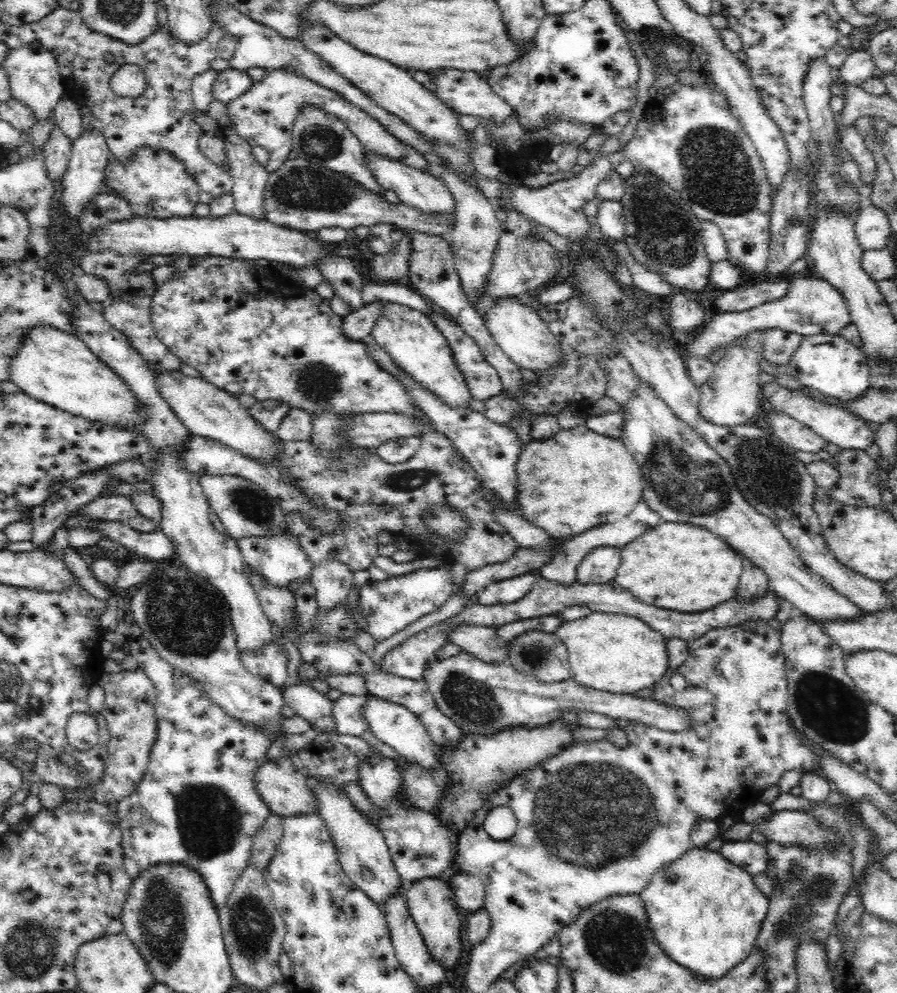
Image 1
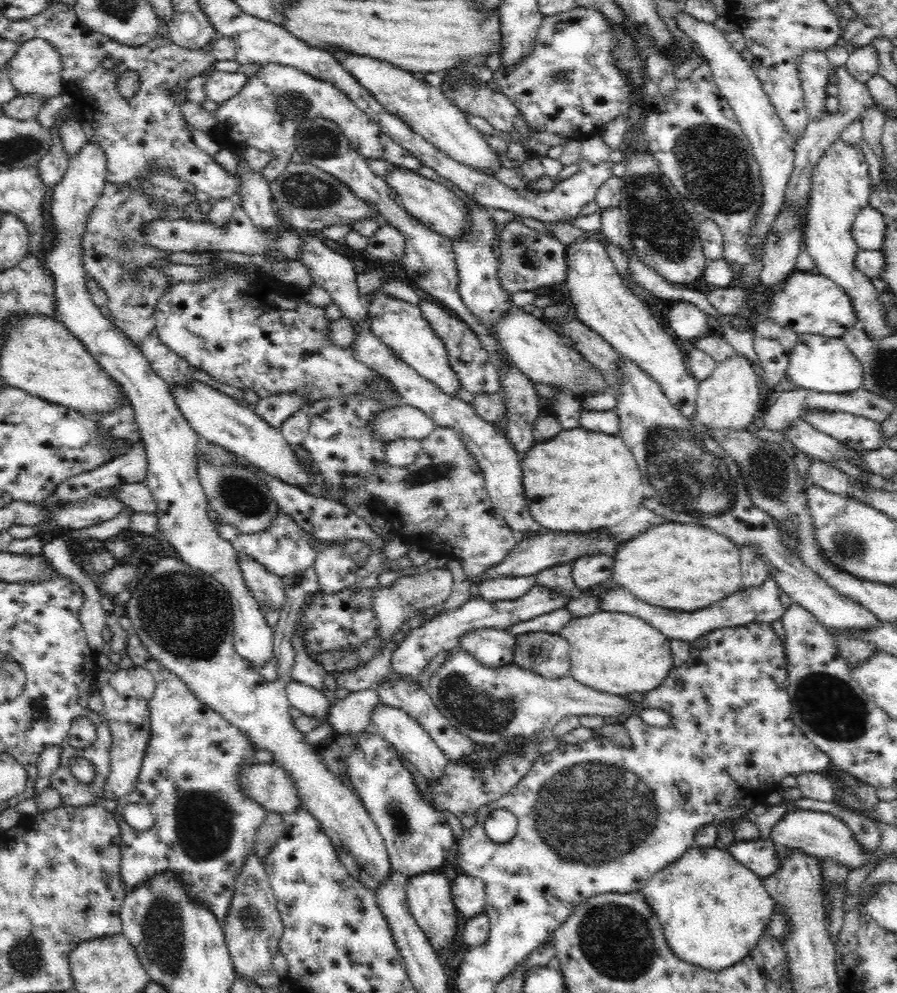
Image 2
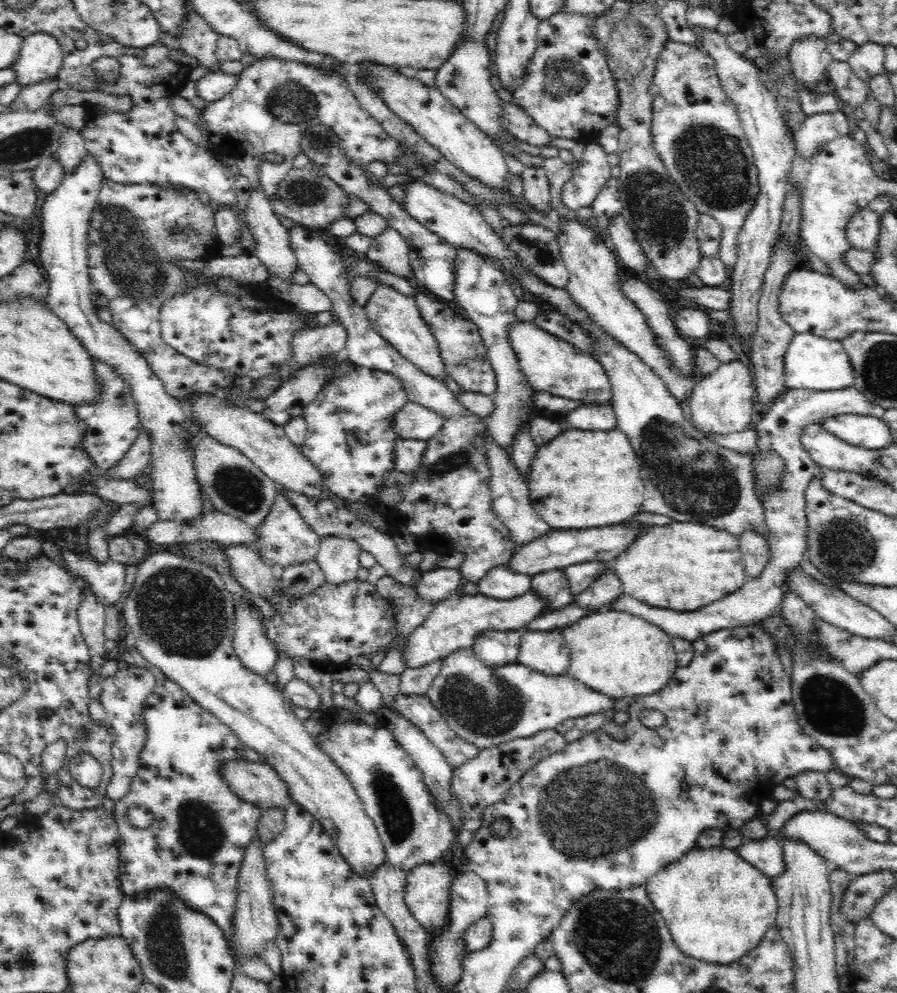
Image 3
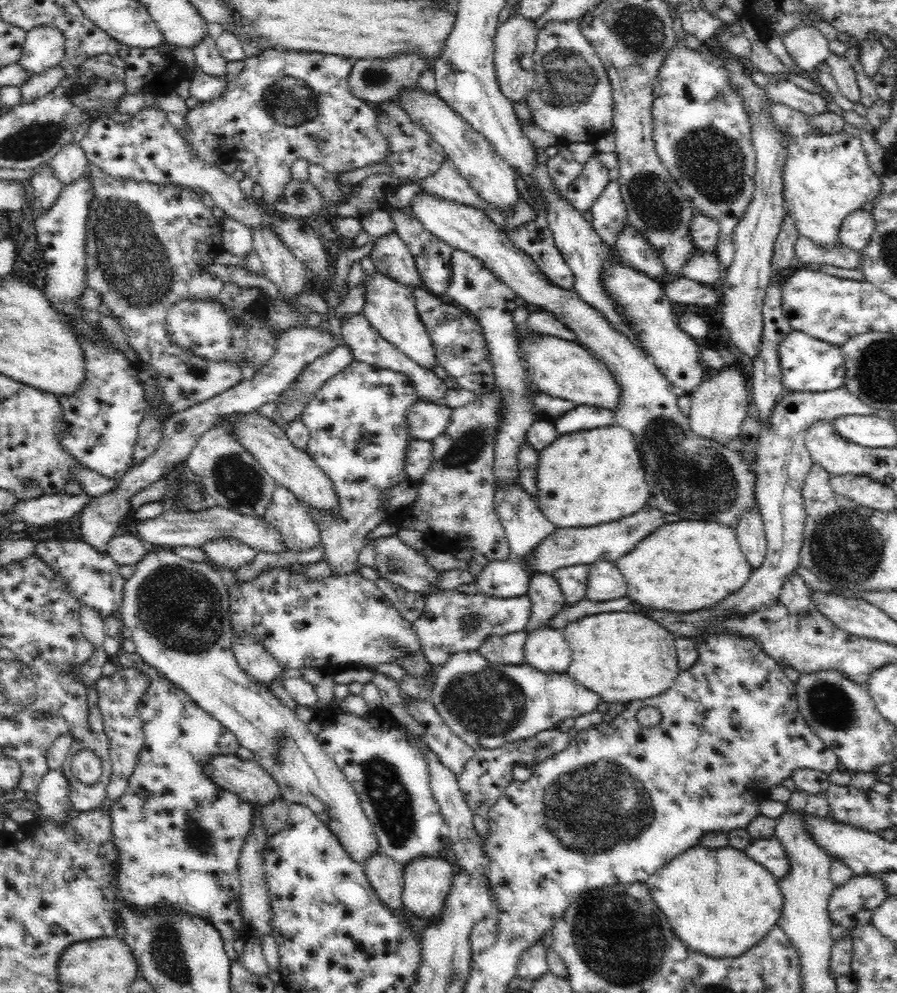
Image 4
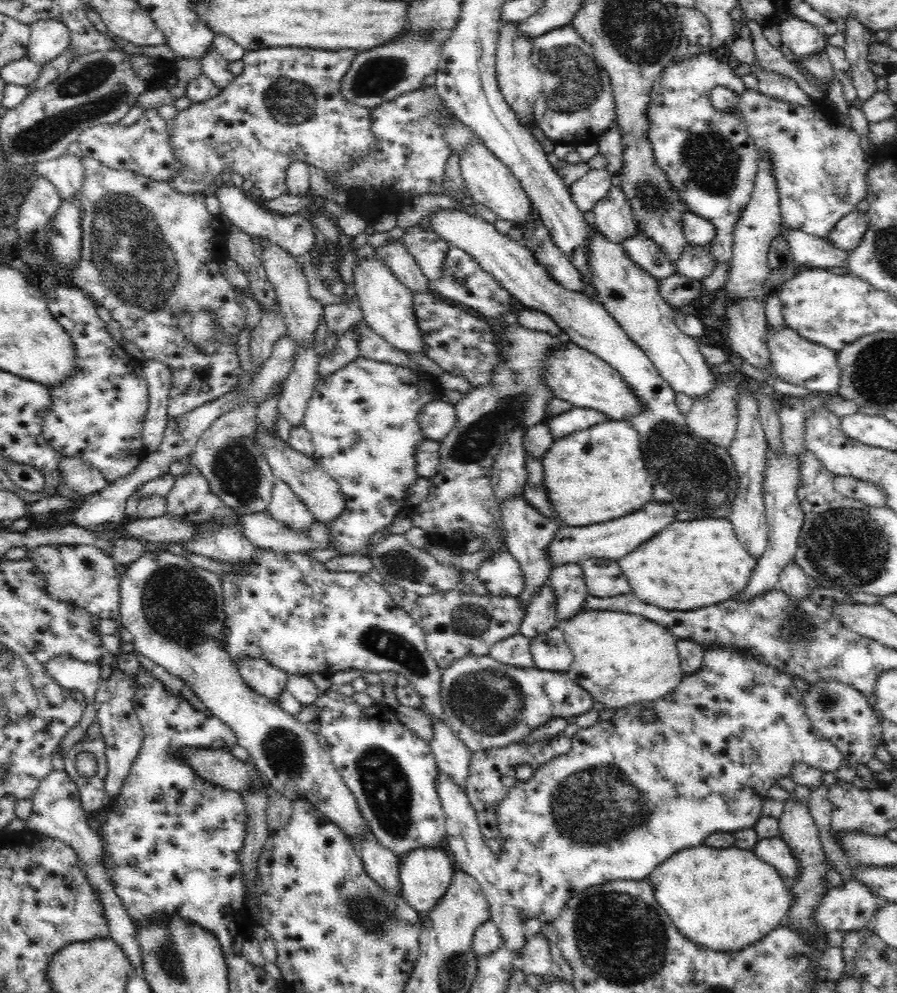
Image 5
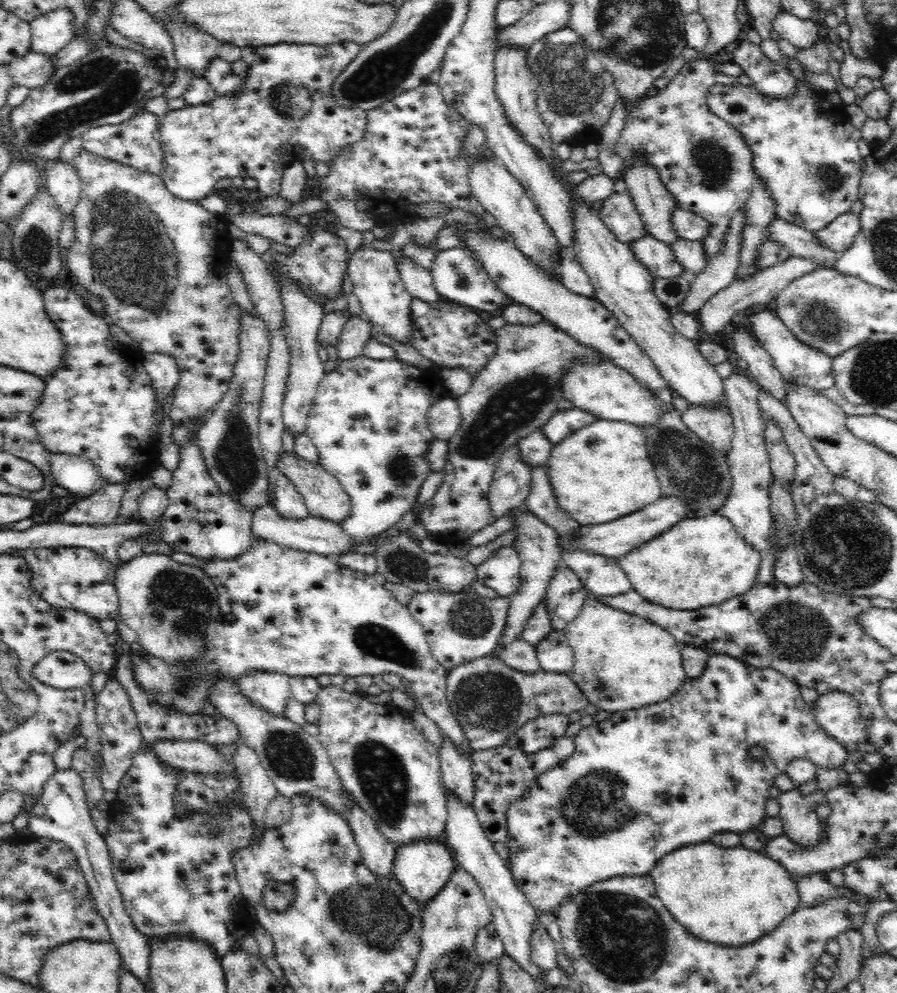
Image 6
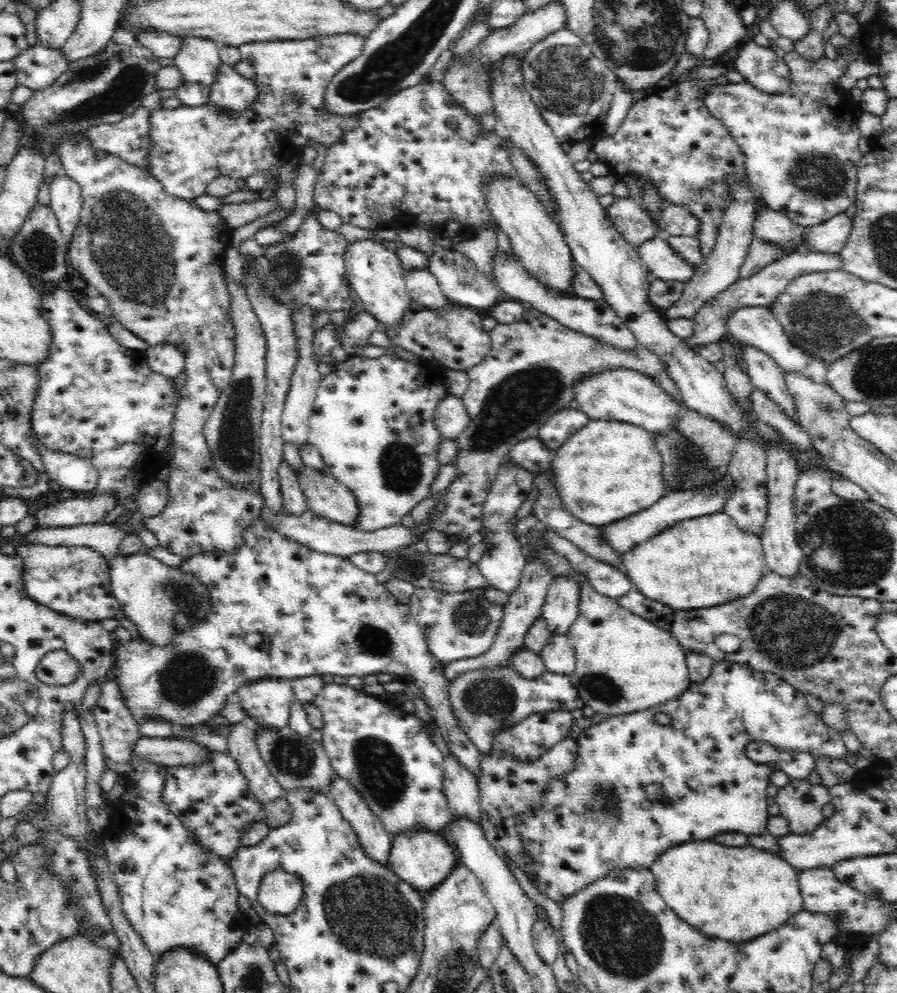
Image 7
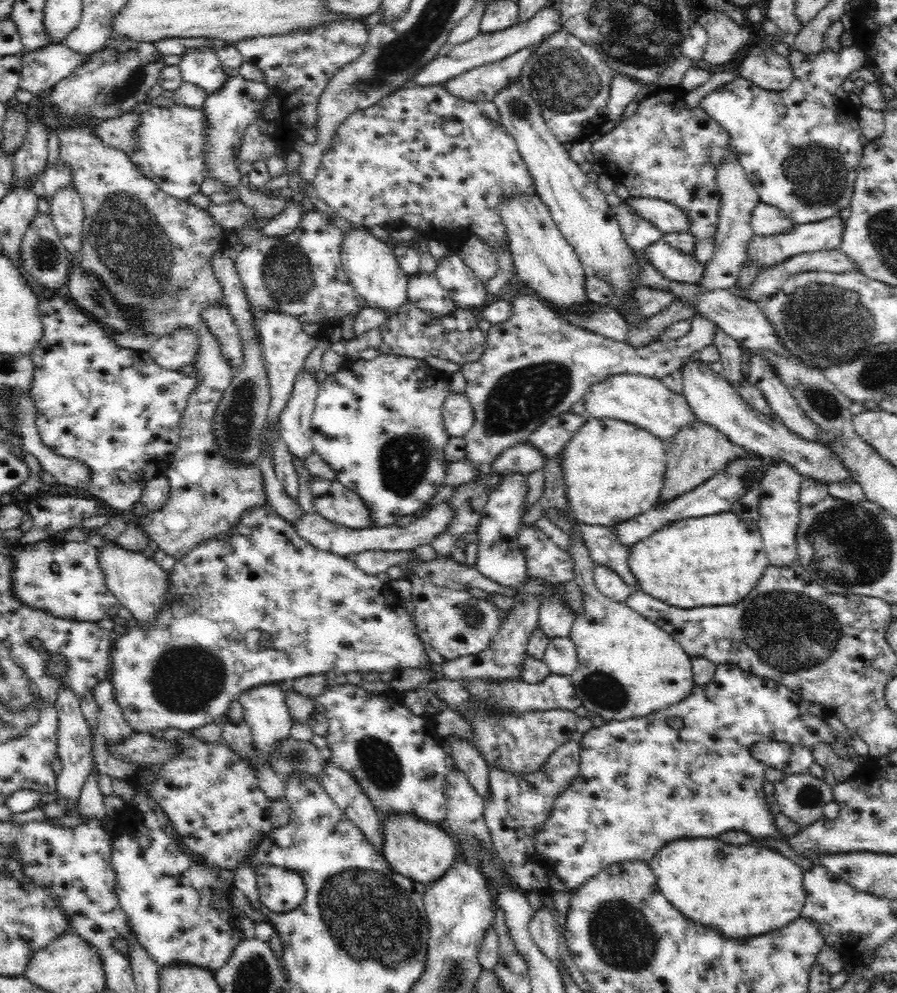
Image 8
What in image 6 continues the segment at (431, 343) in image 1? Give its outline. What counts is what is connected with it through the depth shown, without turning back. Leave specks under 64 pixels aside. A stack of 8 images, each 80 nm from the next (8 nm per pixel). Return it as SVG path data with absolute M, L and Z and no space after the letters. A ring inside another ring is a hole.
M358 249L347 261L347 272L353 282L353 293L362 307L360 319L370 323L371 332L375 335L384 334L400 344L411 344L413 296L400 280L392 253L376 249Z

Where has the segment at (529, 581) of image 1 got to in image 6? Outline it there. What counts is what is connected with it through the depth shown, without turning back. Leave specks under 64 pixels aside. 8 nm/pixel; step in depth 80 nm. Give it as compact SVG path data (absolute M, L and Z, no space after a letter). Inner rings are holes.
M504 546L492 553L488 560L476 568L476 576L481 583L488 585L497 596L515 595L521 585L519 573L520 557L511 546Z

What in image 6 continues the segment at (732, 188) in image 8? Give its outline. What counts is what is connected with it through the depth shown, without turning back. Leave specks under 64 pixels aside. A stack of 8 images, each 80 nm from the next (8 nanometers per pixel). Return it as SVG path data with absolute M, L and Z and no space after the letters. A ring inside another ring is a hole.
M742 208L731 218L731 226L724 237L721 251L709 259L703 272L694 277L690 290L678 308L680 311L688 314L696 313L711 296L724 290L734 281L739 266L738 250L740 250L740 232L746 218L744 214L746 211Z

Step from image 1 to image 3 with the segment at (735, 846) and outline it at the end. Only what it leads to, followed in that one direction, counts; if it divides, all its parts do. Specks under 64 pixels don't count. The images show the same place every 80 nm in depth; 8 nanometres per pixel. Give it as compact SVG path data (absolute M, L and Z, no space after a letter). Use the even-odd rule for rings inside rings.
M775 835L760 840L743 840L734 851L746 863L764 873L764 876L770 878L784 872L783 849Z

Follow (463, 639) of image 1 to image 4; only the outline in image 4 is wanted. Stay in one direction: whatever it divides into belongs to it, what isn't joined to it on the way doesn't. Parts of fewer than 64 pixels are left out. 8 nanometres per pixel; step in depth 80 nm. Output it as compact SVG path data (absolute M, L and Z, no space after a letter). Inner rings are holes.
M518 631L496 636L492 634L478 648L478 653L490 664L524 664L524 640L526 632Z

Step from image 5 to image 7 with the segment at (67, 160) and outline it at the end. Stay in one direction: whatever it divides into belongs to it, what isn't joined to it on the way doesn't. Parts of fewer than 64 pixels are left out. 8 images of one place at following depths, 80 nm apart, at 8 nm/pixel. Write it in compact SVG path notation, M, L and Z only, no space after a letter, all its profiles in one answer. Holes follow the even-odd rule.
M59 171L49 181L49 205L57 216L63 239L68 244L72 240L72 232L80 222L81 186L72 180L64 171Z

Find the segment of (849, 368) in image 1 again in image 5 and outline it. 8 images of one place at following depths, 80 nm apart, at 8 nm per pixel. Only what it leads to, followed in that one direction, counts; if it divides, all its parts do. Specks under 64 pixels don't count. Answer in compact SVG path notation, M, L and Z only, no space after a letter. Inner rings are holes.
M788 327L779 331L770 329L765 334L765 341L771 354L773 372L780 380L794 384L794 386L802 386L810 392L834 393L839 387L841 368L837 352L811 340L806 340Z

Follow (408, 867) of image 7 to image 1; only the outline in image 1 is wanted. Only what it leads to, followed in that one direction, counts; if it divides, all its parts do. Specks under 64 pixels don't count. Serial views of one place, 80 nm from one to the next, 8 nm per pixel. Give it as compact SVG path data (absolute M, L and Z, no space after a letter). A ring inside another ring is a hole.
M426 879L410 885L404 894L408 912L412 917L430 957L438 962L442 969L450 971L459 964L462 953L462 939L460 938L460 916L456 913L455 901L450 894L449 883L444 879Z

